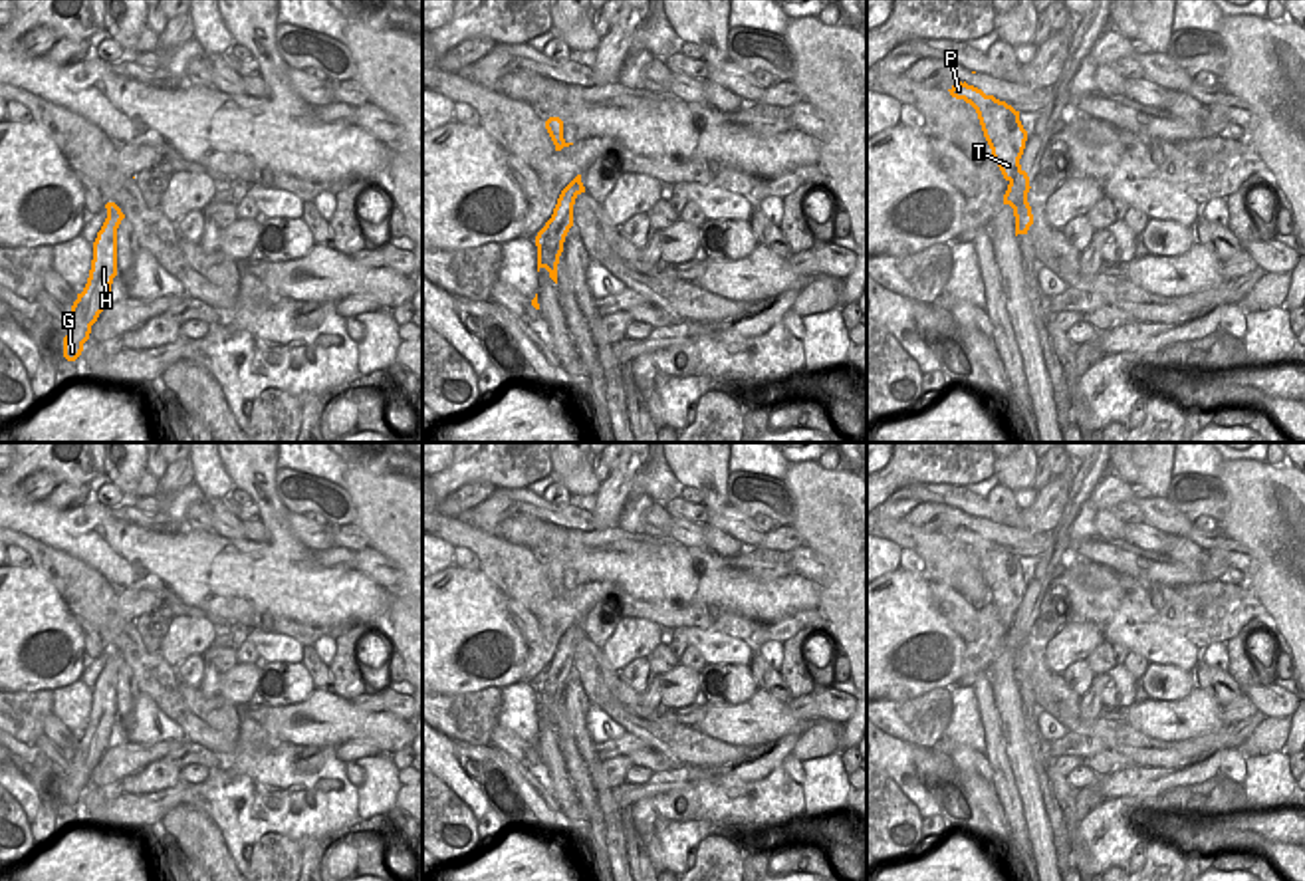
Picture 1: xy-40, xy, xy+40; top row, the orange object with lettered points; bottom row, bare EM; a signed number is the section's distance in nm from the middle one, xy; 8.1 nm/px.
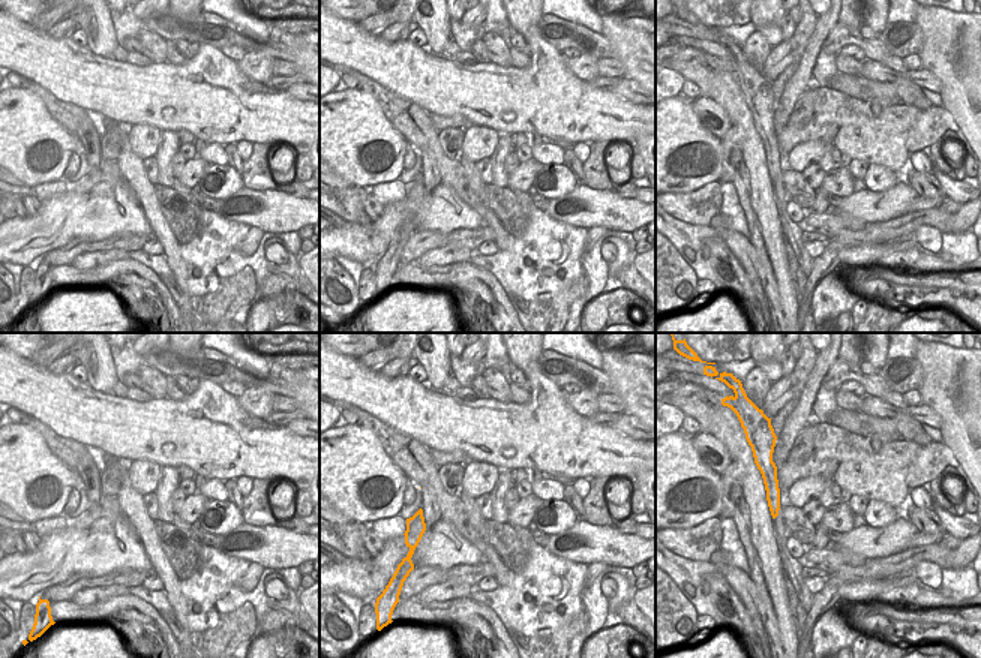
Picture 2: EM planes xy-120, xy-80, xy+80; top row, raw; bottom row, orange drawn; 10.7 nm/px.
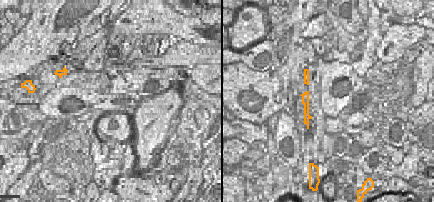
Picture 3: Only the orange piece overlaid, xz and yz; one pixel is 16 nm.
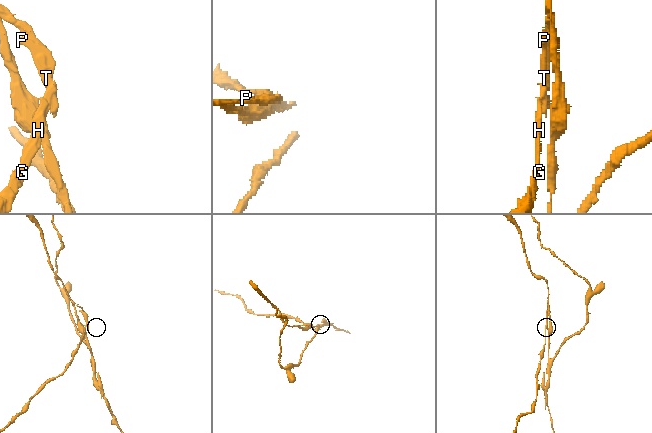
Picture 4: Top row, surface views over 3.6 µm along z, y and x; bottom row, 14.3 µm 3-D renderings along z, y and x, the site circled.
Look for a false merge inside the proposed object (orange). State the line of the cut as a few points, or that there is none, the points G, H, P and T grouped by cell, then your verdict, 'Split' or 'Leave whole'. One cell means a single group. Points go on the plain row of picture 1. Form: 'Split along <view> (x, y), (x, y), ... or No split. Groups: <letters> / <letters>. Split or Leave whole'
Split along xy+40 (1020, 610), (1020, 645), (1014, 659). Groups: G H / P T. Split.

